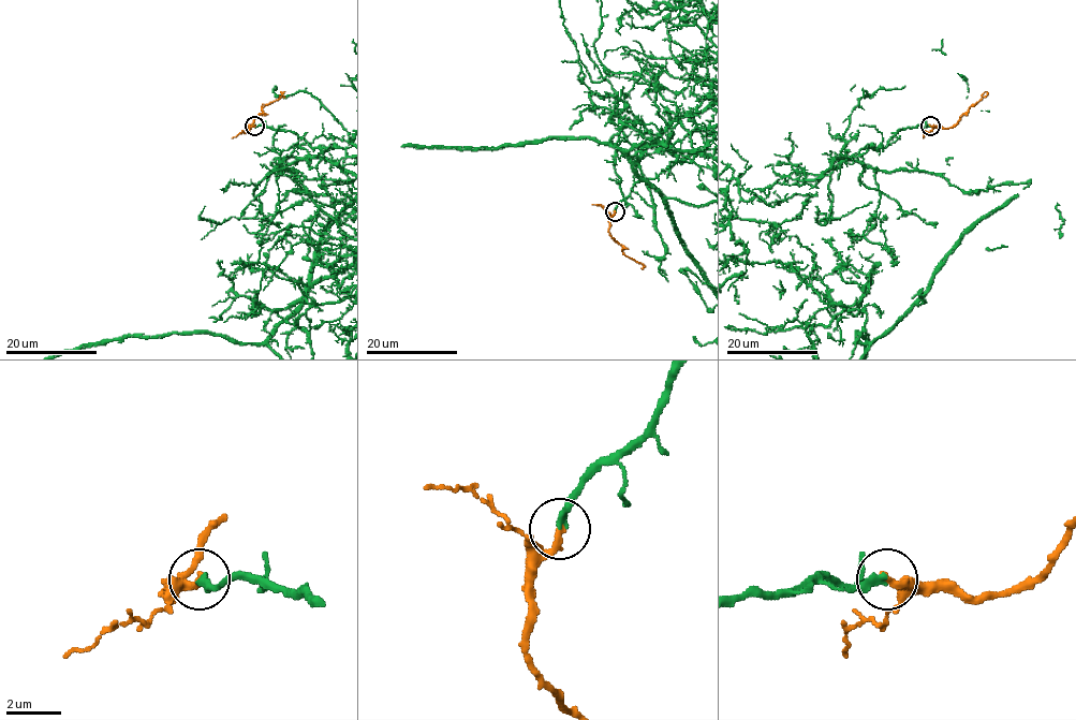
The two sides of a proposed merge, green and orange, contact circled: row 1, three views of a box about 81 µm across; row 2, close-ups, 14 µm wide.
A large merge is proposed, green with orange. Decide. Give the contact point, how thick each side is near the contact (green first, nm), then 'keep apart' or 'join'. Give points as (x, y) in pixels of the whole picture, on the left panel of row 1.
(254, 126) | 280/280 nm | join

